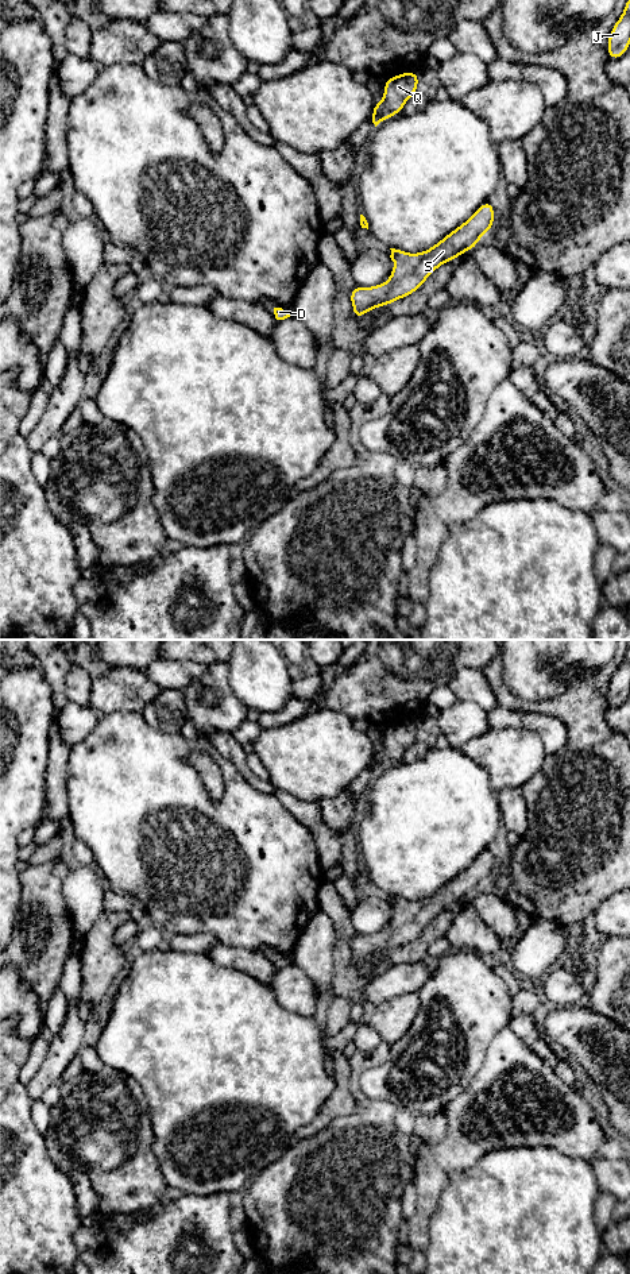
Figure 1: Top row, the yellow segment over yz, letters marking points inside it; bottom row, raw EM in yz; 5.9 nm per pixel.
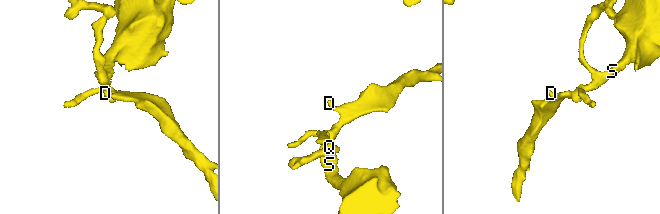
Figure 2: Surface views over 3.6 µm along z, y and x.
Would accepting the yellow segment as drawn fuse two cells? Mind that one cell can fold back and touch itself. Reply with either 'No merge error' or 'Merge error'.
No merge error

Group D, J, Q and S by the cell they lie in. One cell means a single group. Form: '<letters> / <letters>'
D J Q S

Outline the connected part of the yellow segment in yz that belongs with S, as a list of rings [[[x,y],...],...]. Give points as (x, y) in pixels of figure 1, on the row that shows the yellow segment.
[[[486,201],[464,224],[424,252],[407,254],[390,248],[390,258],[395,263],[391,277],[374,287],[355,286],[349,293],[355,318],[359,320],[374,308],[390,305],[413,294],[442,263],[453,260],[464,251],[471,251],[494,221],[494,205]]]

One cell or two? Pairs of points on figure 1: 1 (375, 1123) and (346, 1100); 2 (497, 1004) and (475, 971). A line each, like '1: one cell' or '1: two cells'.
1: two cells
2: one cell

